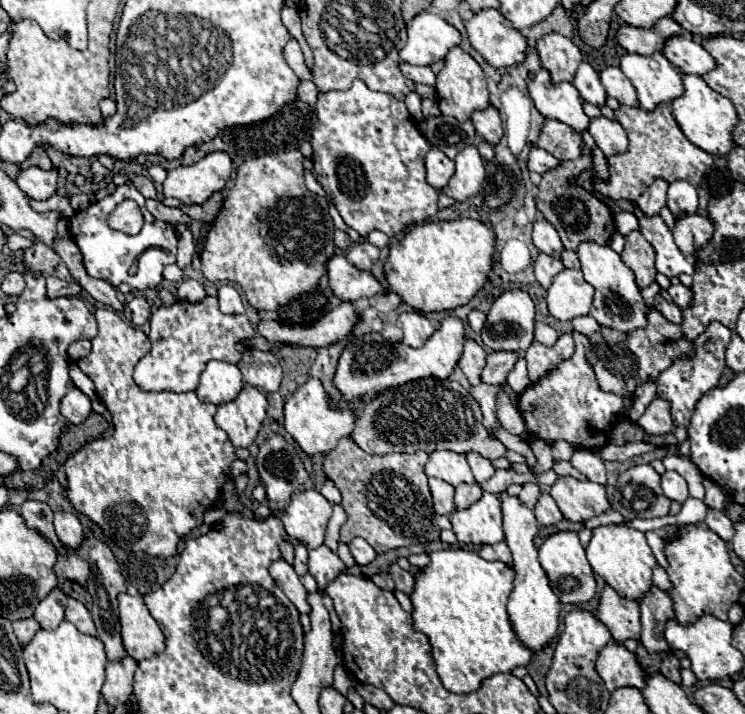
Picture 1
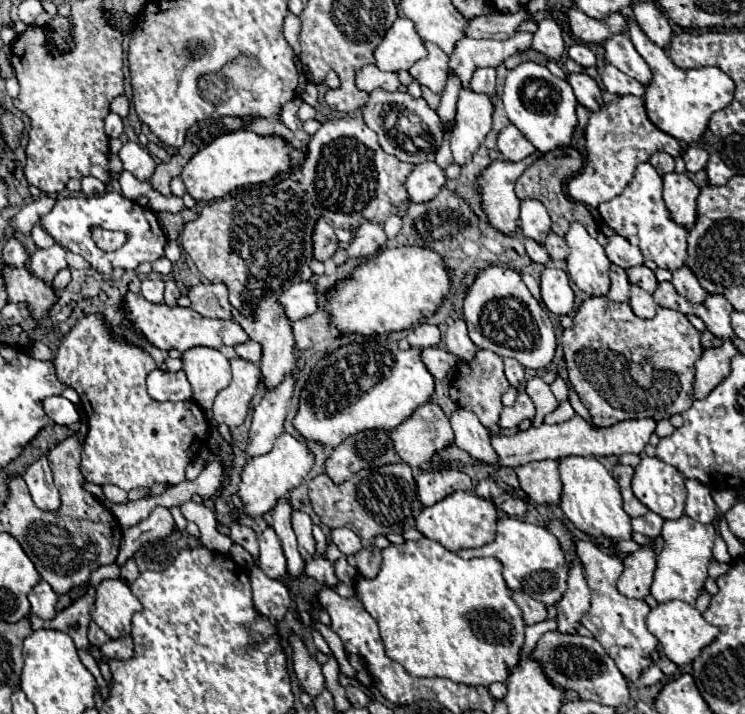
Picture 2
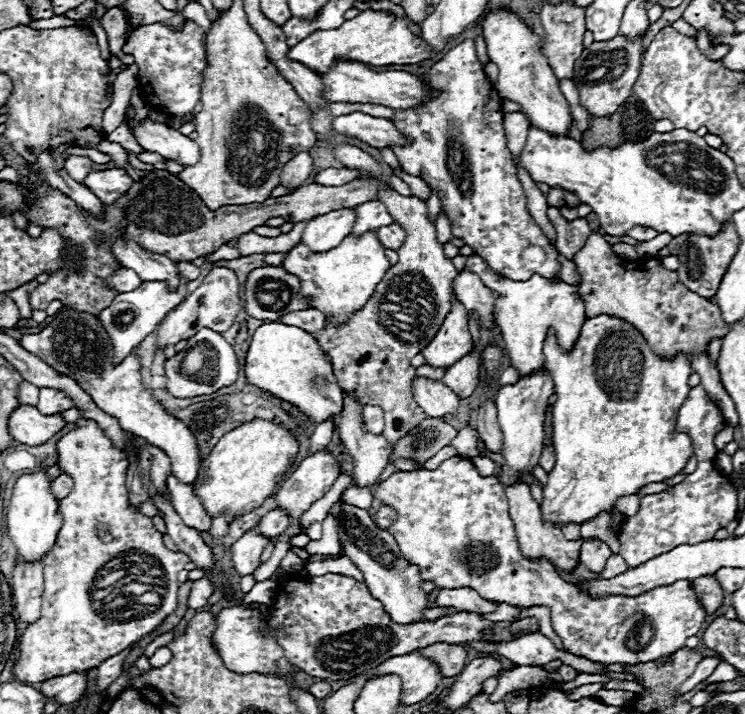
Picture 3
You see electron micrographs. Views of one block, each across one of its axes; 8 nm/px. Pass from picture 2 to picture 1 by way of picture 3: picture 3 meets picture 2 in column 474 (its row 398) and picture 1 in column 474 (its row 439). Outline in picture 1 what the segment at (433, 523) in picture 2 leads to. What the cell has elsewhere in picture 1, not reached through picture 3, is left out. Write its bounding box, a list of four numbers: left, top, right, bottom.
[450,492,504,544]

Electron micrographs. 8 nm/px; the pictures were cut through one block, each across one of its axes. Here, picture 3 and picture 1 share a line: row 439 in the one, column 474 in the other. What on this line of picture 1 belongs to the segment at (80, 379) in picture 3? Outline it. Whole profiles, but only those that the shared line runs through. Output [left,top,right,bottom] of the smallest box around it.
[442,144,484,200]

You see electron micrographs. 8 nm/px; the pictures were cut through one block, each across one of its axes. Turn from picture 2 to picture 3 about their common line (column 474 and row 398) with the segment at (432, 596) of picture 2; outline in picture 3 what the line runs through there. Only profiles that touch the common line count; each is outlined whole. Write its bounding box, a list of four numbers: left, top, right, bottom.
[540,316,692,526]

